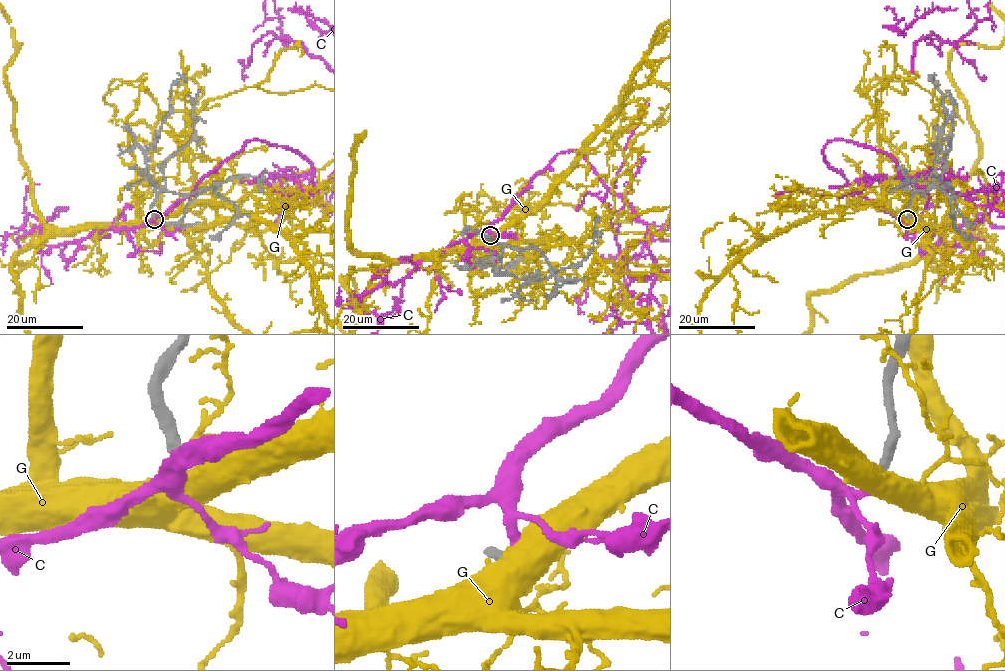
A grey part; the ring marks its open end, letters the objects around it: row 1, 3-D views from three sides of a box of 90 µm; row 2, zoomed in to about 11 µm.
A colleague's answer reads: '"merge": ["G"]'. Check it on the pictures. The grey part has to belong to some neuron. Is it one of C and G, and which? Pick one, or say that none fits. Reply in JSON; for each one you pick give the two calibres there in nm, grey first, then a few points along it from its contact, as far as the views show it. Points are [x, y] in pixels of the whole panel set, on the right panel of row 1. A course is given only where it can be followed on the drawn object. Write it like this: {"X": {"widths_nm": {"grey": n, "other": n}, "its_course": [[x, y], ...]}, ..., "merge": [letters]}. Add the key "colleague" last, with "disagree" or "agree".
{"C": {"widths_nm": {"grey": 320, "other": 320}}, "merge": ["C"], "colleague": "disagree"}

